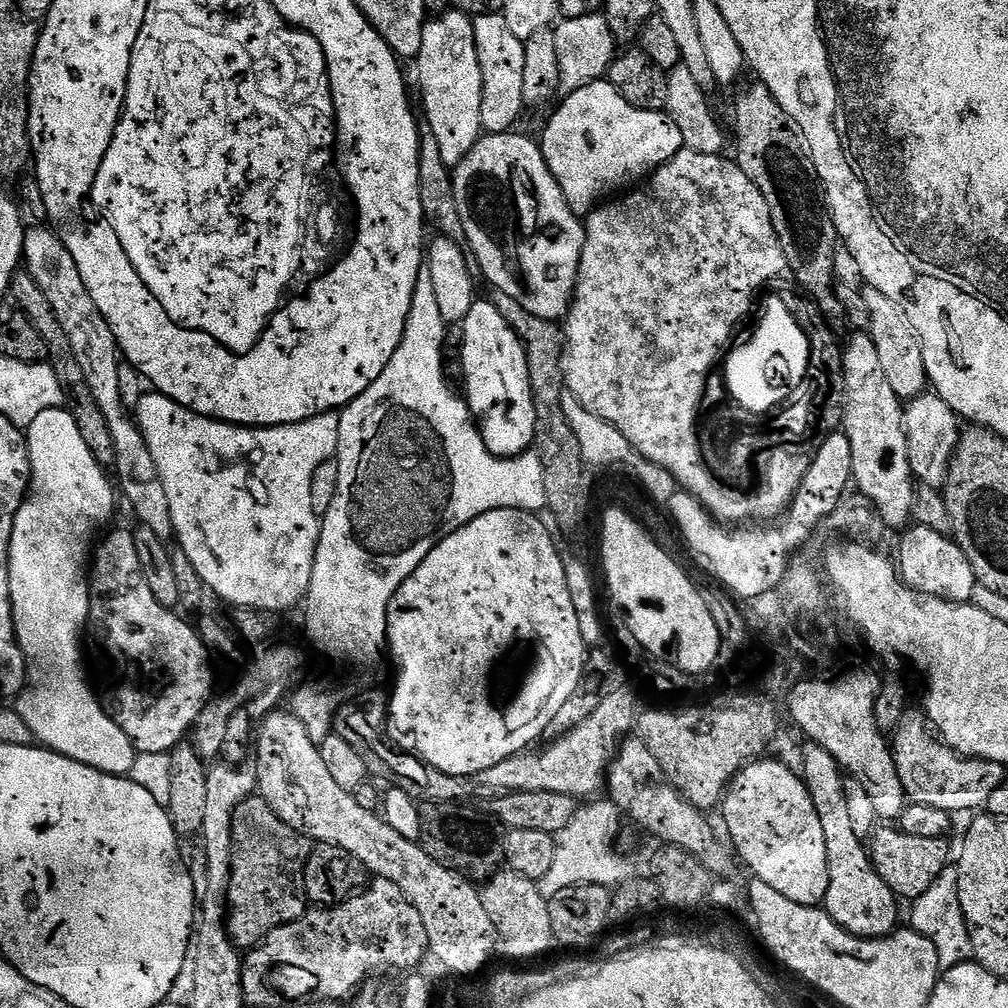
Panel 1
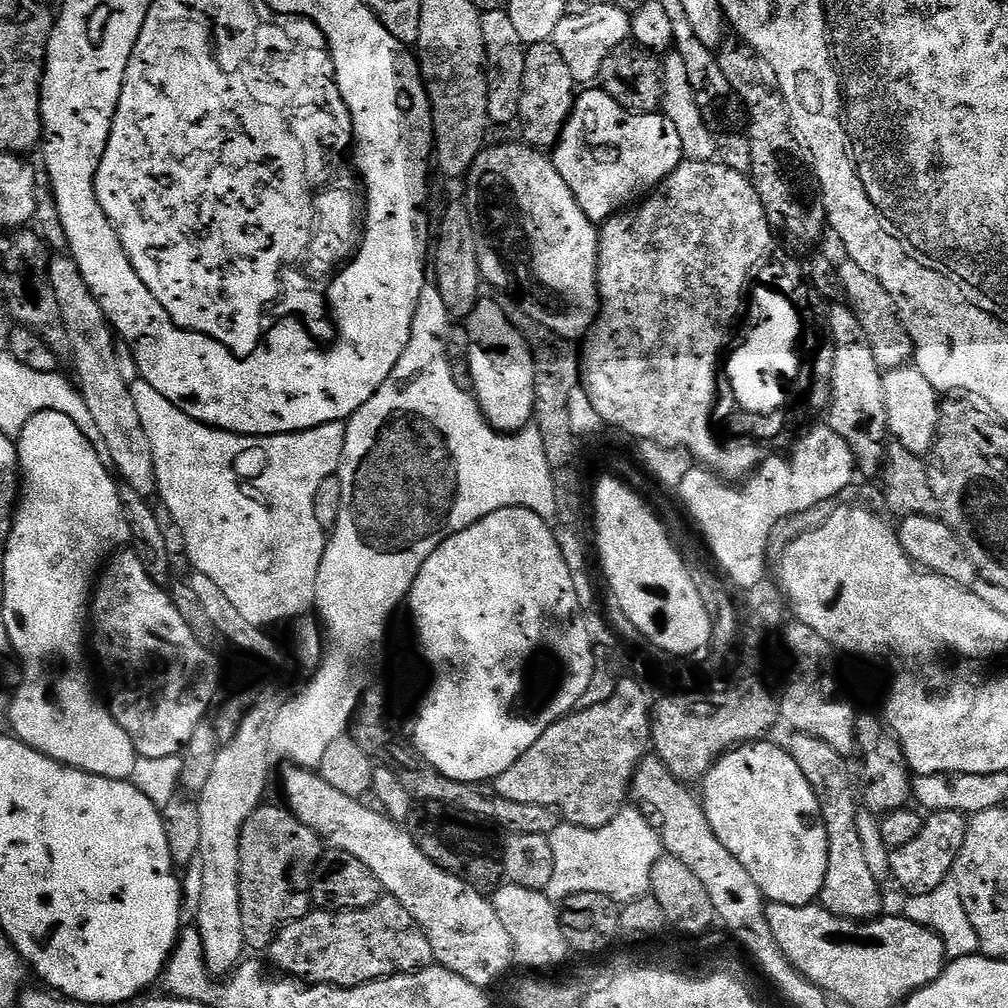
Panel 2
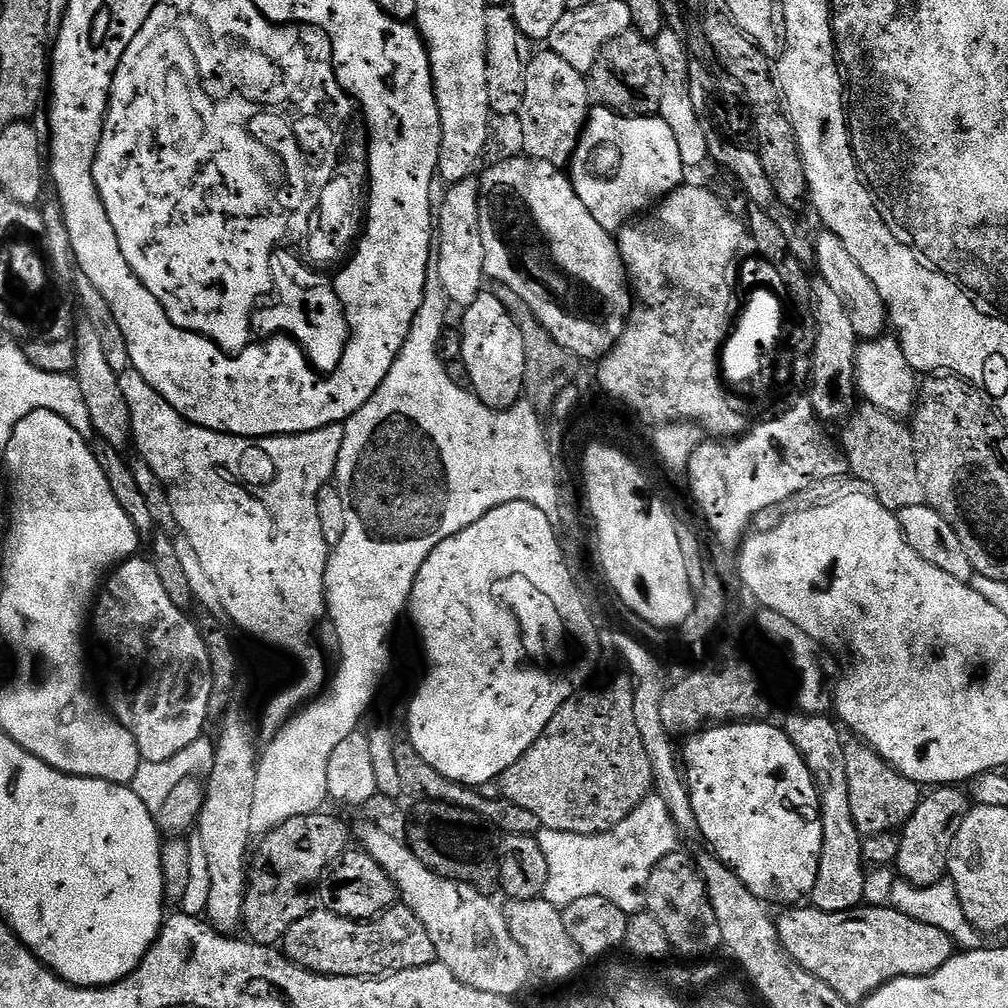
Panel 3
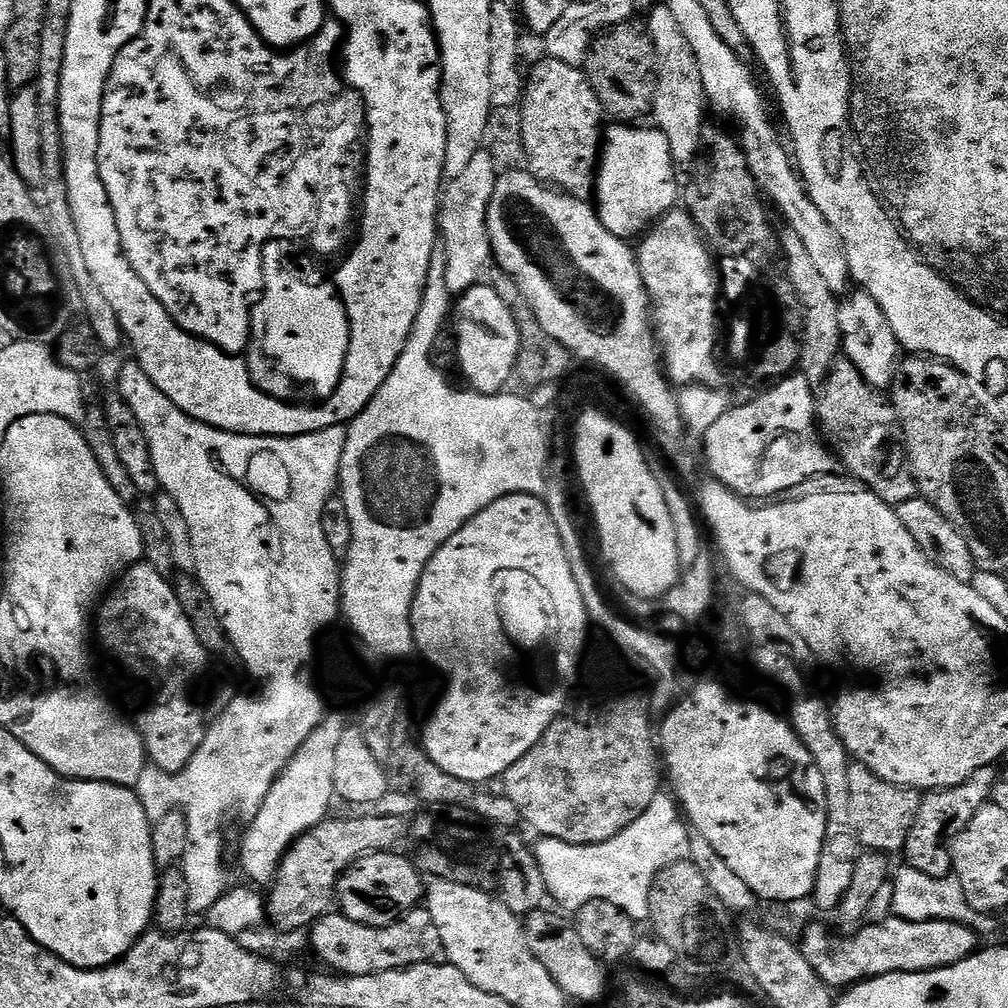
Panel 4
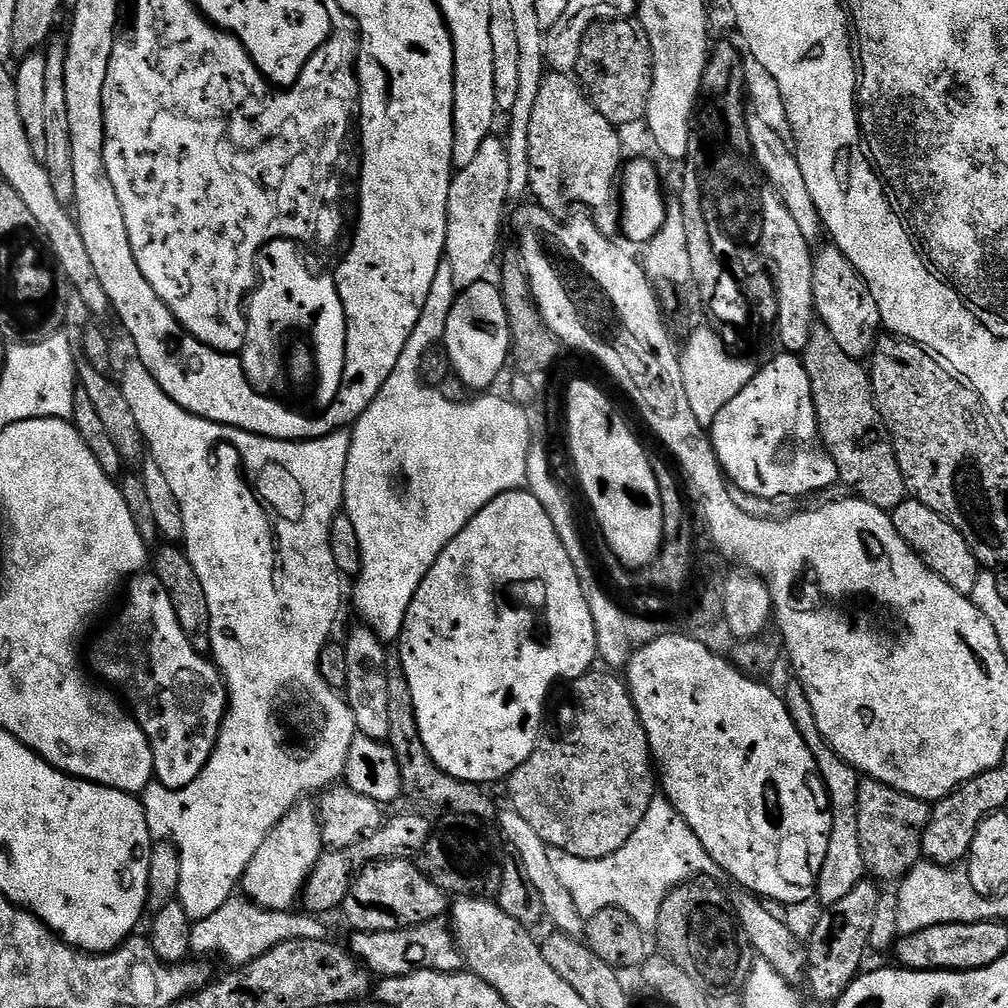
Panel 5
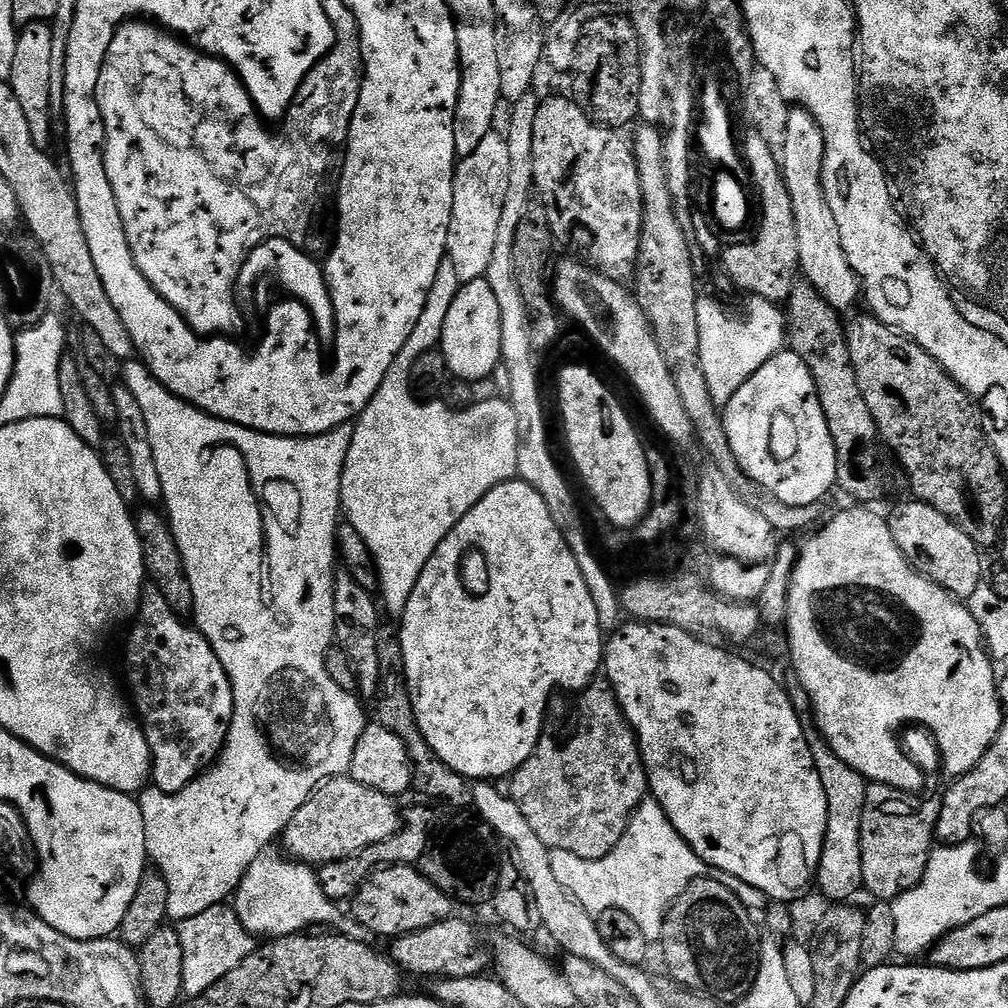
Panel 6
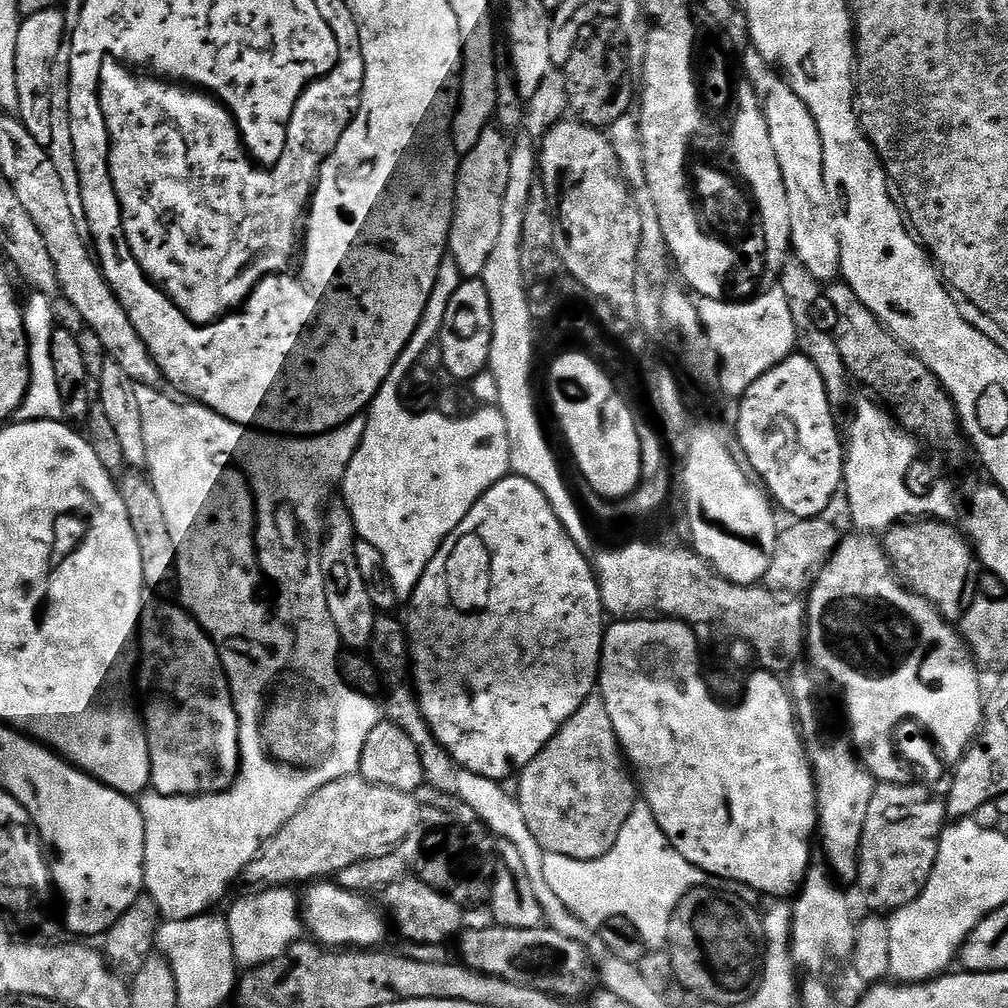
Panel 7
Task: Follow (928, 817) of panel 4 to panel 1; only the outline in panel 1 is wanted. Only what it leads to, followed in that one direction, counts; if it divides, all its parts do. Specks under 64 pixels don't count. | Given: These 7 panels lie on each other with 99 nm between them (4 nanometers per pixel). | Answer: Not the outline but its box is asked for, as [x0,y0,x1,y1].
[870,826,949,902]

